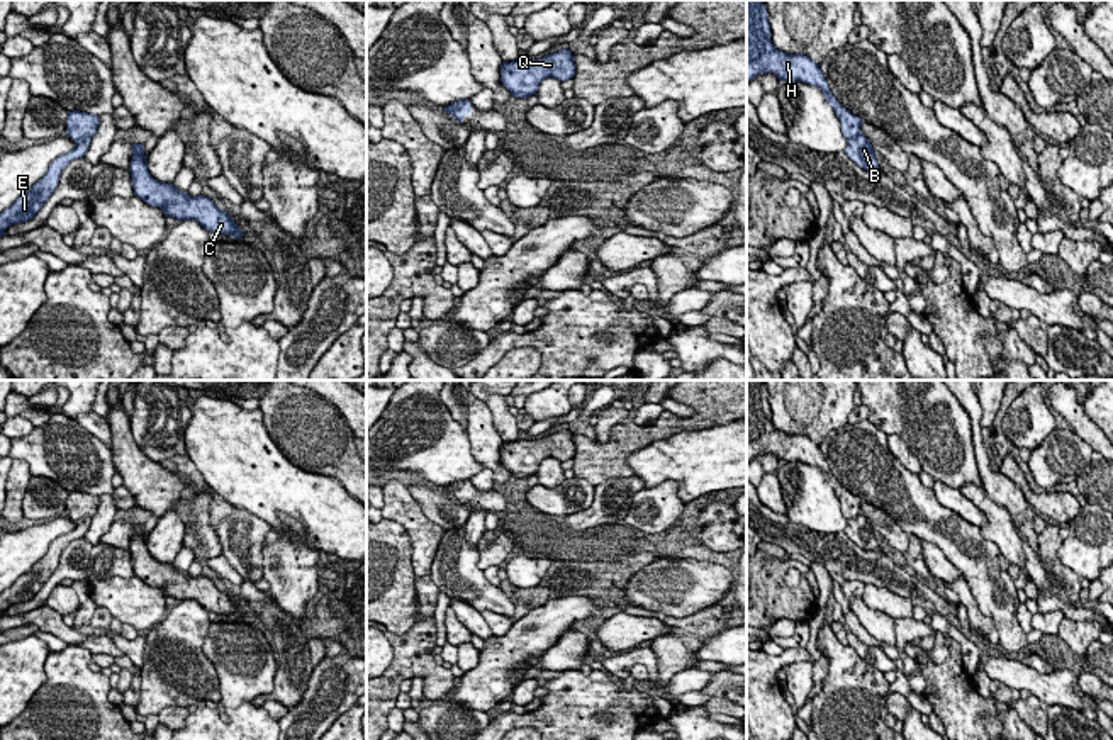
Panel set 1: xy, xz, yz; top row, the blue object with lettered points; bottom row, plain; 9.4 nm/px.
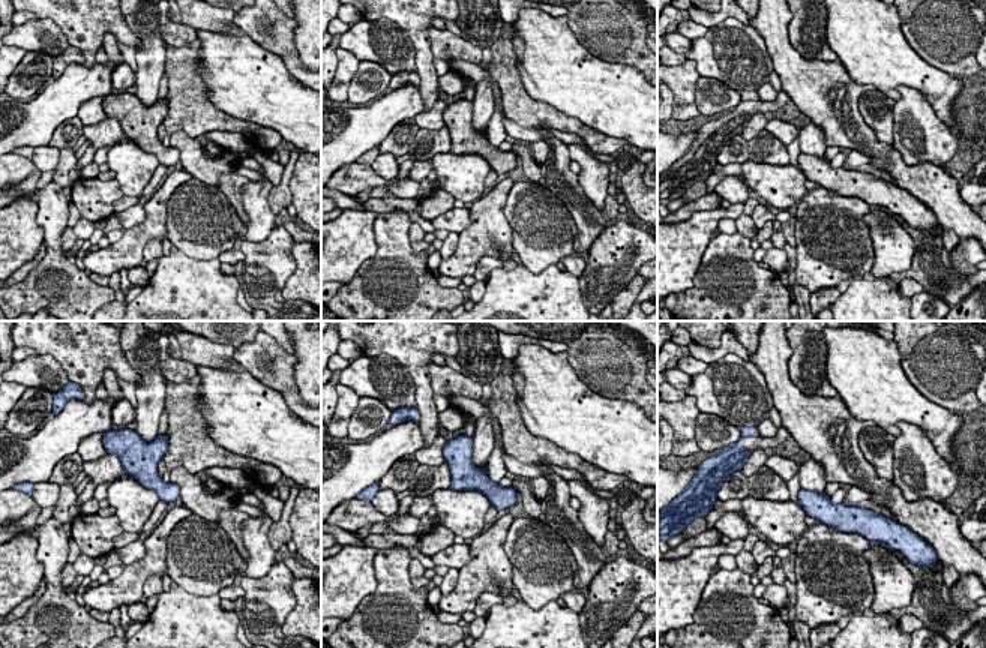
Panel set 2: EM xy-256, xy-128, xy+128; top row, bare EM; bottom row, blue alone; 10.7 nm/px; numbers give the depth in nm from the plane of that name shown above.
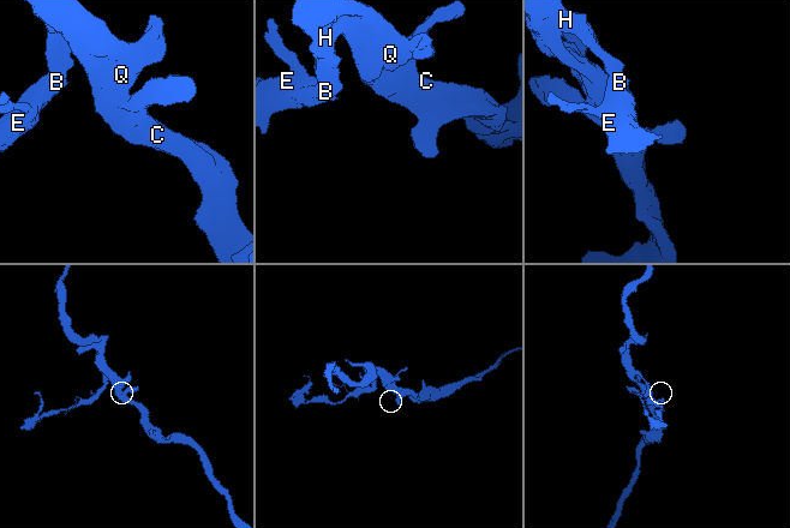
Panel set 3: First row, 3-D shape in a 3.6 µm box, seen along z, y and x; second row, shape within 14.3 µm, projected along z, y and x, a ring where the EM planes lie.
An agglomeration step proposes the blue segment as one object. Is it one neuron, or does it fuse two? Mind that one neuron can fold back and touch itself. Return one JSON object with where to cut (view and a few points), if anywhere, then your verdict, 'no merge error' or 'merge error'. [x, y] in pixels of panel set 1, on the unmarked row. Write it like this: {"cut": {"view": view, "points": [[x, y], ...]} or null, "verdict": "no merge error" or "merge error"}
{"cut": {"view": "xy", "points": [[90, 516], [82, 516], [75, 521]]}, "verdict": "merge error"}

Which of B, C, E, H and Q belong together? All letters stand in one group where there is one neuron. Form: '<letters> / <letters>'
B E / C H Q

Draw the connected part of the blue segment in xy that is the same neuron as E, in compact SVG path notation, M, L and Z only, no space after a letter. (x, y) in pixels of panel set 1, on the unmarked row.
M81 518L75 521L75 528L56 538L48 548L46 555L32 565L29 572L20 575L7 591L0 594L0 618L5 616L5 609L12 604L27 603L36 597L41 587L48 582L59 563L61 552L78 538L83 538L92 518Z

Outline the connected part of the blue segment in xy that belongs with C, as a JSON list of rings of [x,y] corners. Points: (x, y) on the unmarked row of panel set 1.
[[[144,523],[132,526],[131,560],[134,575],[151,587],[159,587],[166,597],[176,601],[197,601],[204,609],[221,616],[243,618],[243,611],[232,597],[221,591],[210,579],[190,577],[180,572],[173,563],[154,560],[148,552]]]

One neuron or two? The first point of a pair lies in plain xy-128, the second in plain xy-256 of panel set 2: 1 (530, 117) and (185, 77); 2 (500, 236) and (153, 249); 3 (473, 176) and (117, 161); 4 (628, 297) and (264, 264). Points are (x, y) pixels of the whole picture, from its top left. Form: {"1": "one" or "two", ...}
{"1": "one", "2": "two", "3": "one", "4": "two"}

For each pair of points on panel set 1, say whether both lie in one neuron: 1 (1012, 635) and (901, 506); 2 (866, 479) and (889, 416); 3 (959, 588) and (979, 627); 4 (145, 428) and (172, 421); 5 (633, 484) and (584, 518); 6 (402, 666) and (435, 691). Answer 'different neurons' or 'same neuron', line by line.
1: same neuron
2: different neurons
3: same neuron
4: same neuron
5: same neuron
6: same neuron

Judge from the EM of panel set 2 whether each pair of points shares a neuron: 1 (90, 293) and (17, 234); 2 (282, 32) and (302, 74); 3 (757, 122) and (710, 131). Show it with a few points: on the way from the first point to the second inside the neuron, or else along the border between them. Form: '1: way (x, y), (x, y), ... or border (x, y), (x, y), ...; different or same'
1: border (36, 206), (36, 222), (42, 230), (44, 240); different
2: way (282, 42), (293, 63); same
3: border (764, 113), (755, 113), (740, 132); different

